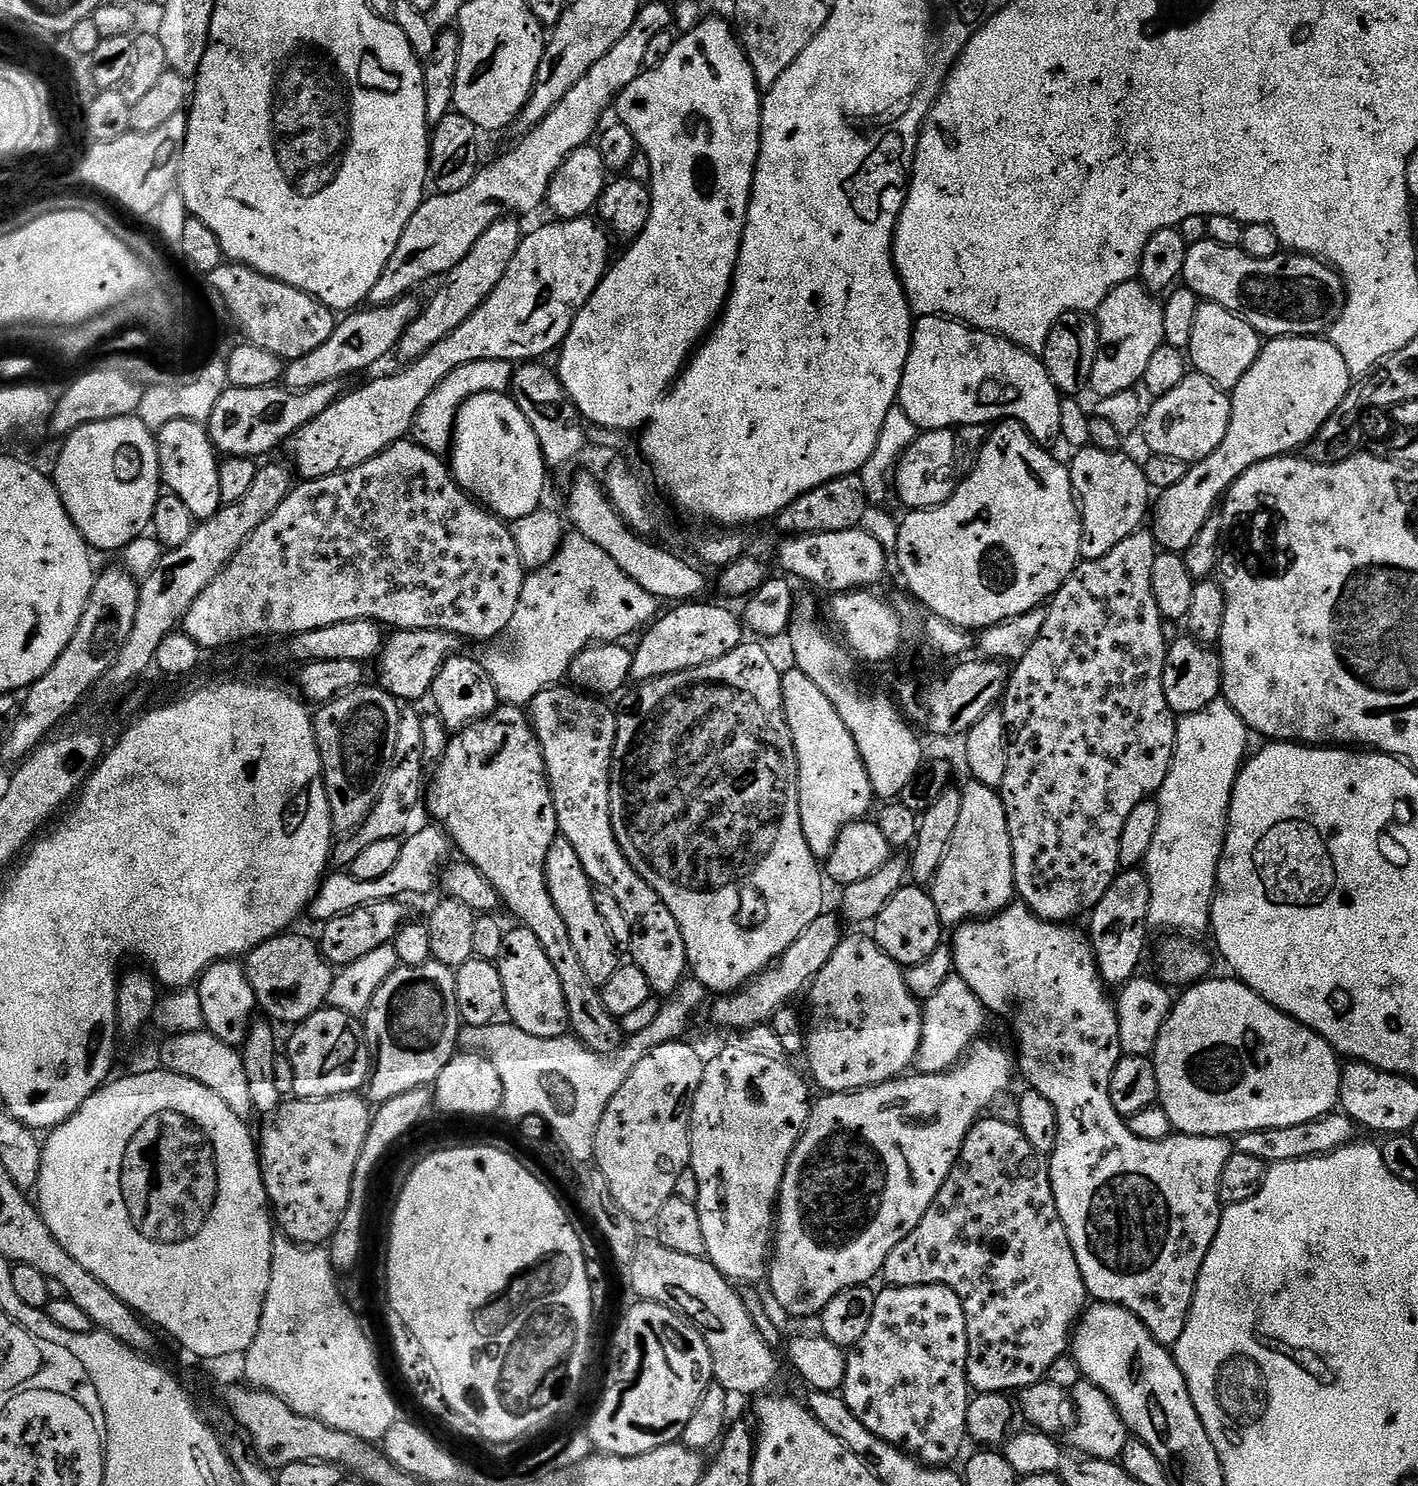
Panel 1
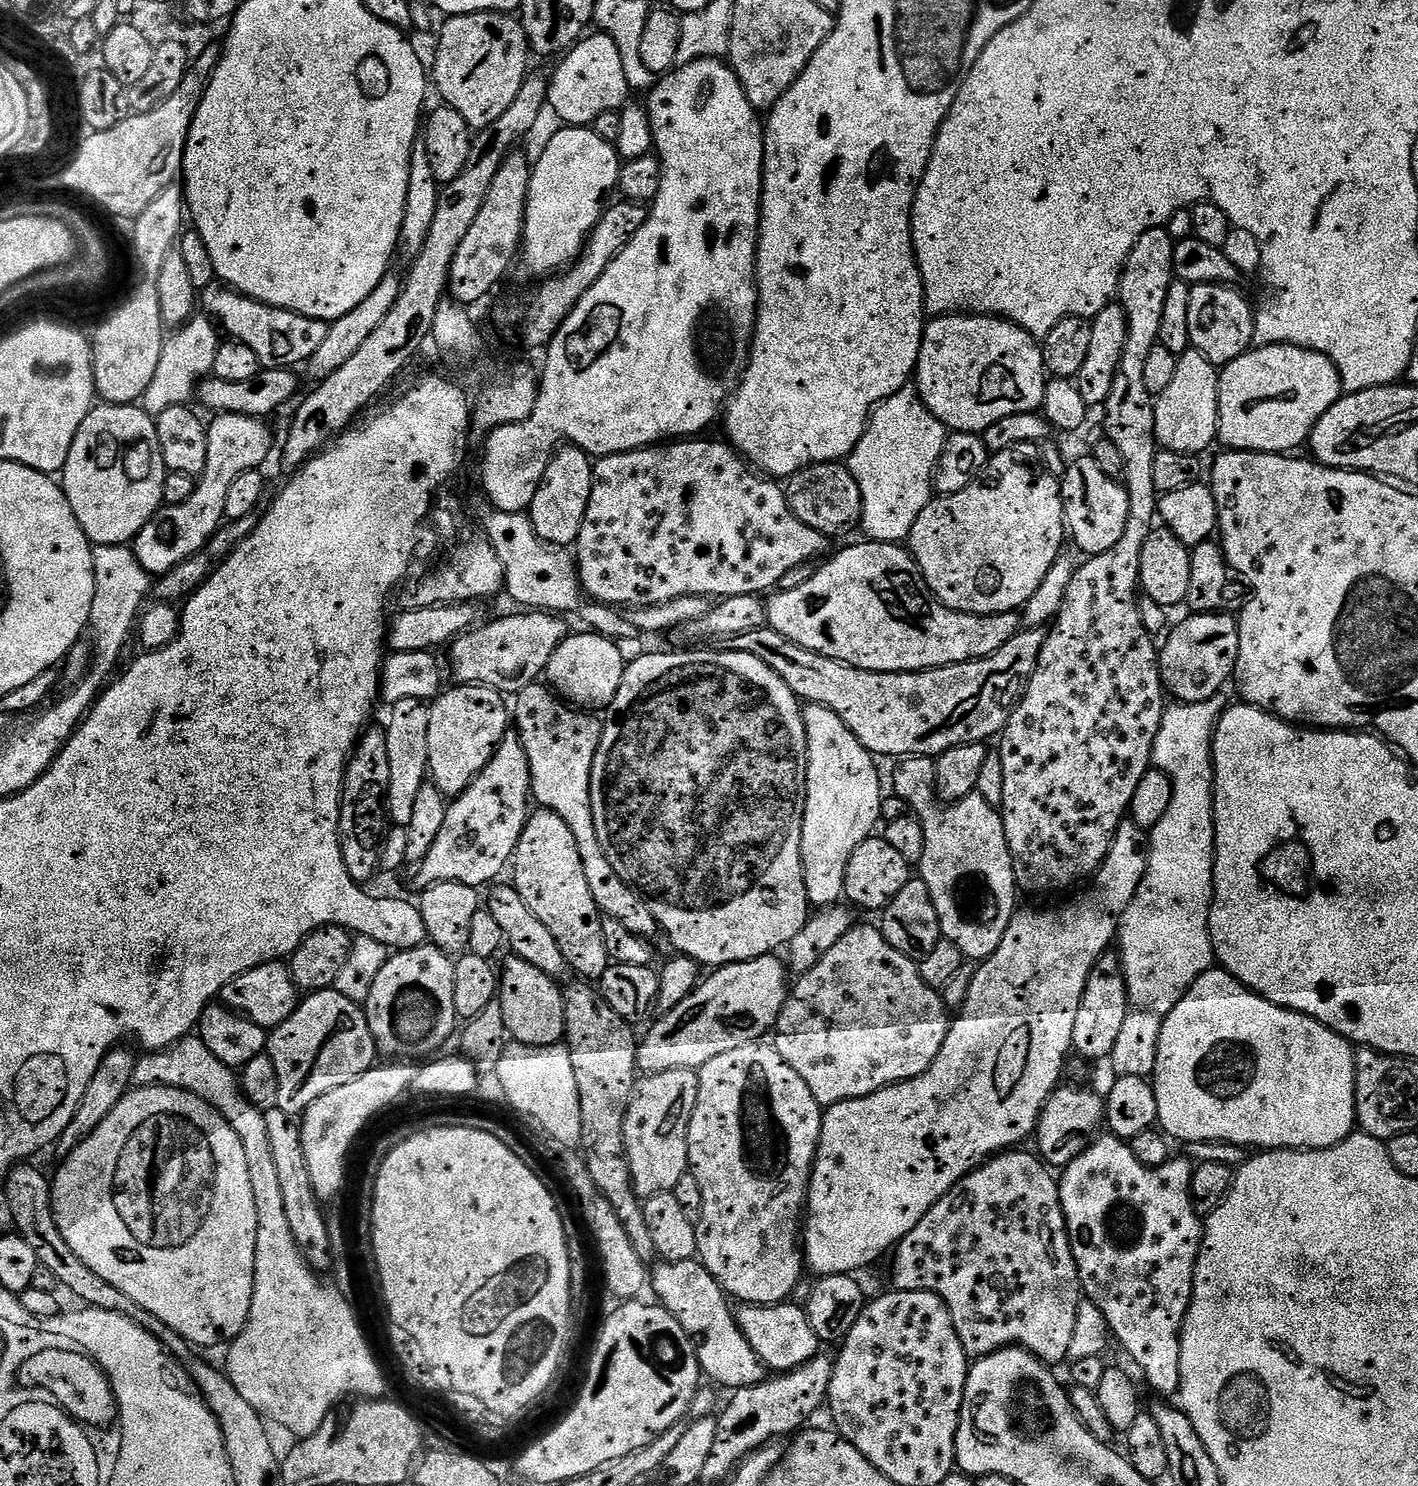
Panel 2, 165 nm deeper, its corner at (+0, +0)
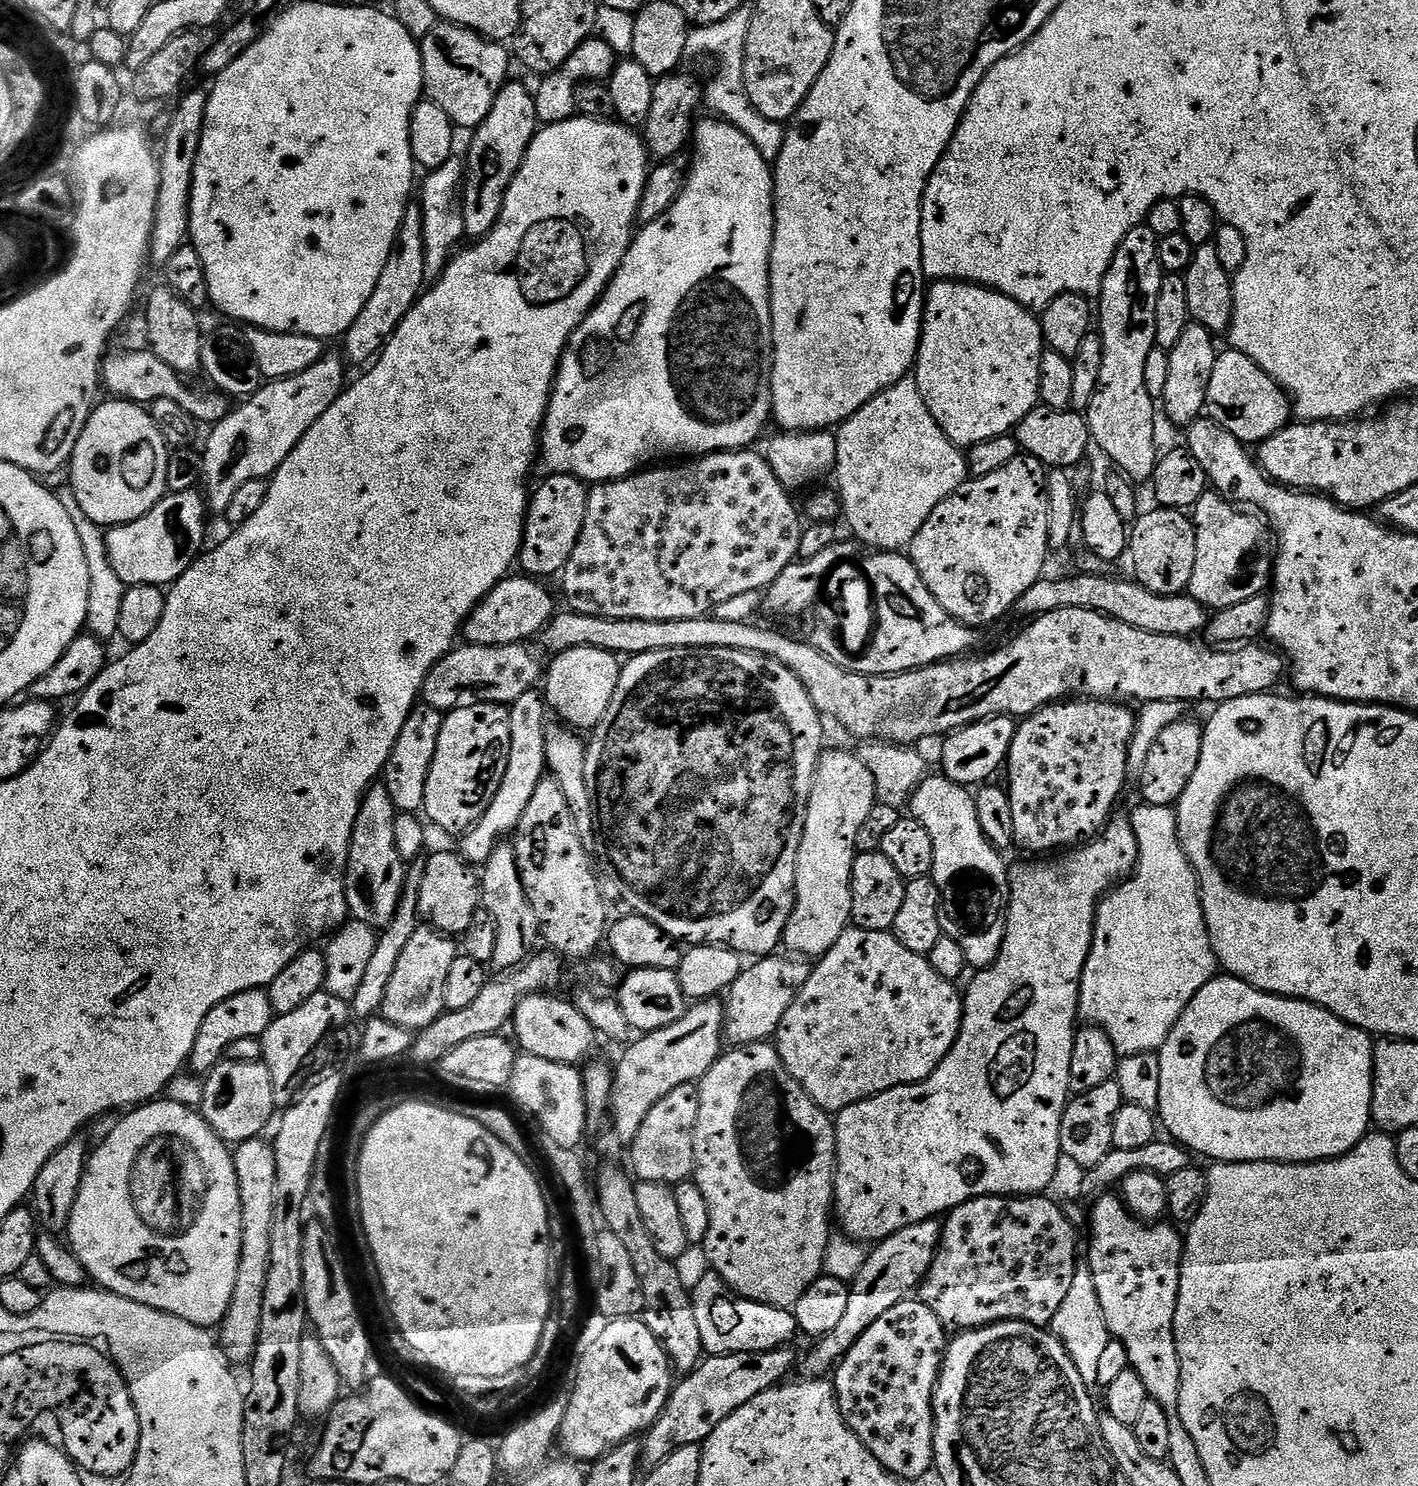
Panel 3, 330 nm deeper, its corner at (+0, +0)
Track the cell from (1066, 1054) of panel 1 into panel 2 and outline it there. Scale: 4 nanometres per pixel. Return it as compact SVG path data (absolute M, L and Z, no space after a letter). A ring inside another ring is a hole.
M1101 1134L1093 1140L1091 1146L1085 1152L1078 1154L1078 1158L1074 1158L1074 1162L1070 1162L1068 1167L1063 1169L1058 1180L1060 1201L1066 1218L1070 1246L1072 1247L1072 1257L1078 1266L1083 1295L1087 1297L1091 1304L1098 1306L1098 1310L1102 1310L1102 1314L1108 1323L1108 1331L1114 1337L1115 1343L1117 1340L1128 1351L1129 1358L1140 1367L1145 1382L1160 1395L1160 1398L1168 1398L1164 1396L1175 1397L1180 1390L1180 1331L1184 1329L1184 1319L1192 1301L1192 1283L1194 1282L1196 1259L1200 1253L1200 1243L1204 1241L1202 1217L1194 1210L1192 1195L1190 1194L1193 1167L1193 1161L1187 1158L1181 1158L1181 1160L1169 1158L1162 1166L1148 1168L1142 1162L1138 1162L1138 1158L1134 1158L1131 1147L1125 1141L1111 1134Z

